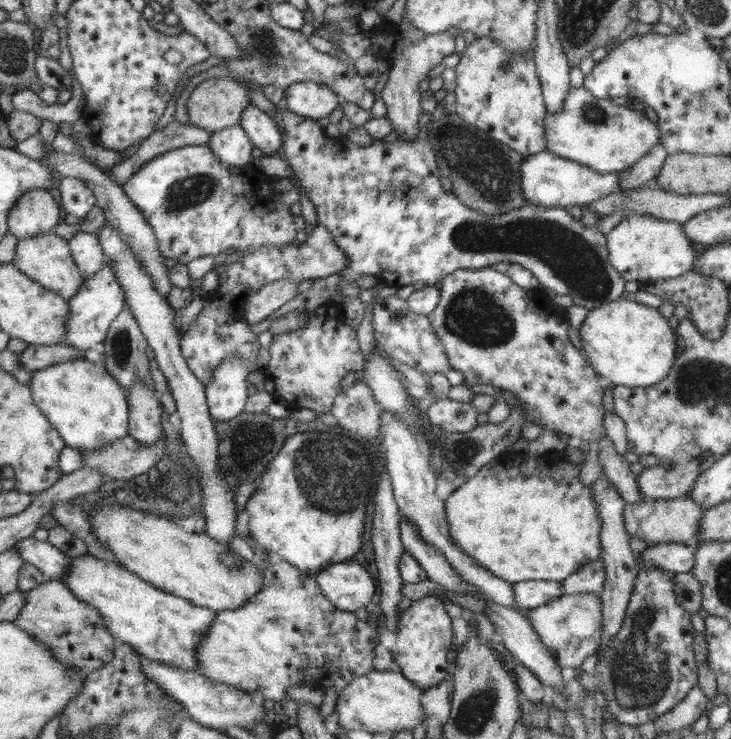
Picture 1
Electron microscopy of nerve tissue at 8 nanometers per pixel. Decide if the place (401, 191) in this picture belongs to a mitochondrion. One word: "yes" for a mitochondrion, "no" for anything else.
yes

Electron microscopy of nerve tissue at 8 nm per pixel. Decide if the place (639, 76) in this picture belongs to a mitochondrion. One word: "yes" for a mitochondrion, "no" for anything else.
no

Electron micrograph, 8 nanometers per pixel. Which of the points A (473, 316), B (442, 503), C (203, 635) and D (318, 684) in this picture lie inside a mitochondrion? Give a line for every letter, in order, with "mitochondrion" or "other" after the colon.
A: mitochondrion
B: other
C: other
D: other

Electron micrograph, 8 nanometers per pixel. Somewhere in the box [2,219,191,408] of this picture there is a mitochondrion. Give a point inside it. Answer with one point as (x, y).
(121, 345)

